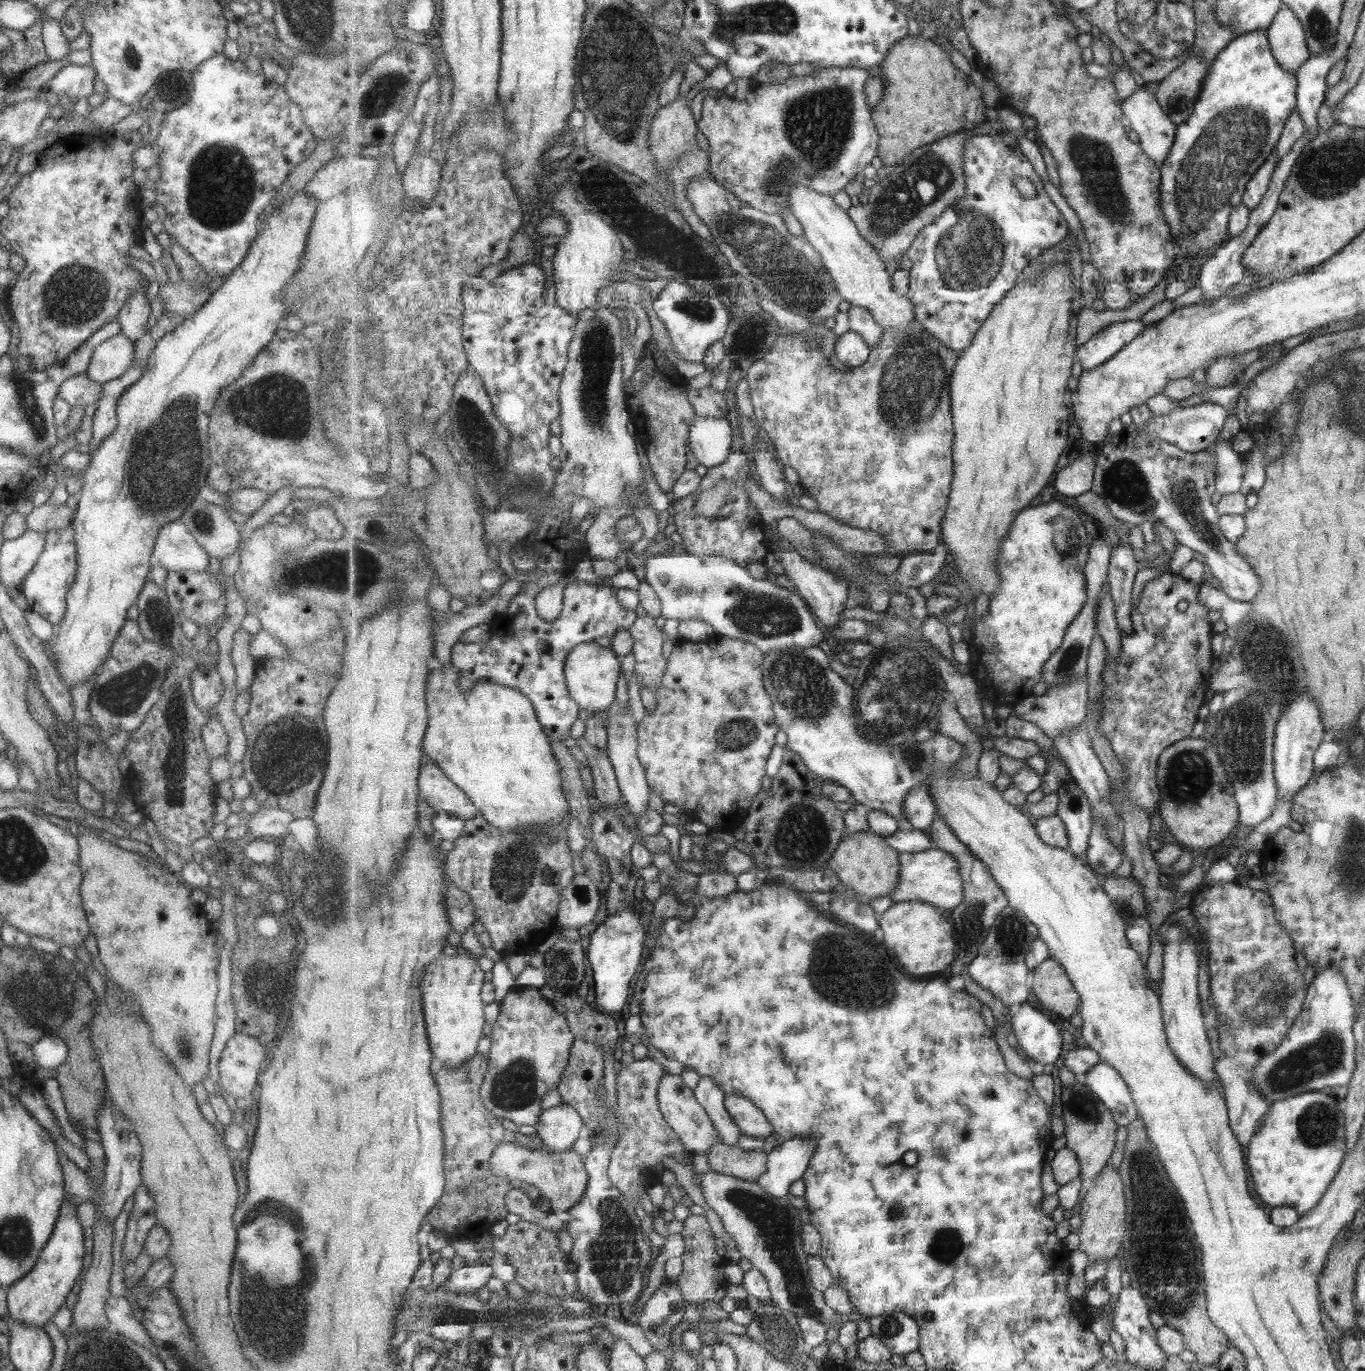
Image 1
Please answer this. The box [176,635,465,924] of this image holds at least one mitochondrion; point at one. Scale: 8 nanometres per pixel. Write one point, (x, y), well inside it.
(304, 734)

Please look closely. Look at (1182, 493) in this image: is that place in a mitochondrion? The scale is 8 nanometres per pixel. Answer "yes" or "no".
yes

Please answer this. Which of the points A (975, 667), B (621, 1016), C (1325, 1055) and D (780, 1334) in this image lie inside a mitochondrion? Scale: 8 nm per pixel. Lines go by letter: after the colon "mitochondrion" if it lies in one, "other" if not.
A: other
B: other
C: mitochondrion
D: mitochondrion

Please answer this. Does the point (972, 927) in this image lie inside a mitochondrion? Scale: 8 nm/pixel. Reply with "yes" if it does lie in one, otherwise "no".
yes

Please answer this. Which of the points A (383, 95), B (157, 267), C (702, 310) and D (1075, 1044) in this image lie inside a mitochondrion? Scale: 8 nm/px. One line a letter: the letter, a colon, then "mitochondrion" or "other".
A: mitochondrion
B: other
C: mitochondrion
D: other

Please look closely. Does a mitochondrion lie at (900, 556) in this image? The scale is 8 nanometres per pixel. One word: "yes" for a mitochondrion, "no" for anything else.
no

